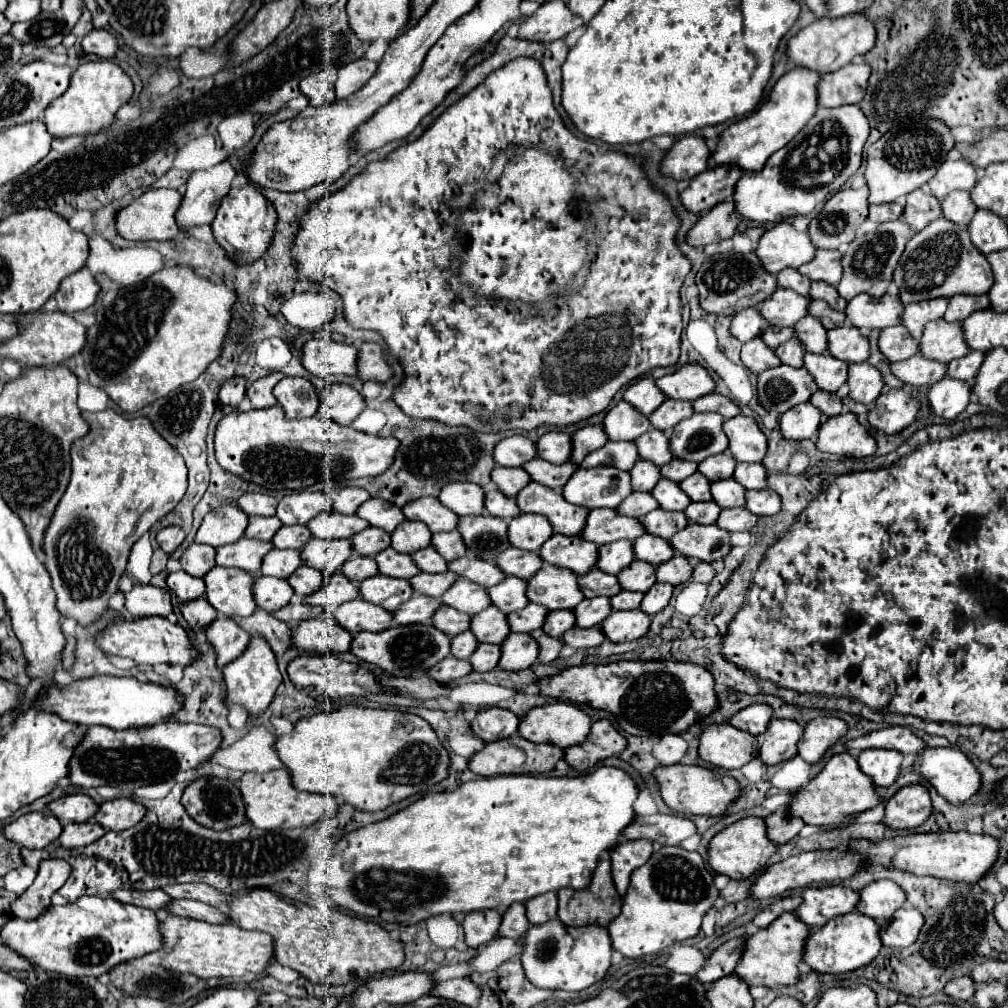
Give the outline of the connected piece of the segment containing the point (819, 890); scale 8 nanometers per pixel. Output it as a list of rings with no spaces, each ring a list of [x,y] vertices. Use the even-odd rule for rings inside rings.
[[[822,885],[806,887],[802,891],[802,903],[796,909],[796,915],[808,927],[822,927],[832,917],[854,911],[858,893],[842,885]]]

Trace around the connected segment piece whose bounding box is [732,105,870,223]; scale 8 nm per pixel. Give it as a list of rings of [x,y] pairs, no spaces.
[[[858,105],[834,109],[820,107],[806,127],[780,151],[776,151],[758,175],[742,175],[732,201],[742,219],[758,223],[778,223],[796,215],[808,215],[818,203],[840,191],[862,163],[862,149],[868,139],[868,119]]]

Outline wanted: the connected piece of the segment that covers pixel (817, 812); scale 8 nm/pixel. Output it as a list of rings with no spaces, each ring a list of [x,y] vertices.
[[[844,751],[844,753],[832,755],[824,765],[824,769],[790,799],[788,815],[800,817],[806,825],[838,825],[838,823],[844,823],[848,815],[866,811],[878,803],[880,803],[880,797],[874,791],[872,779],[868,779],[858,769],[856,759]]]

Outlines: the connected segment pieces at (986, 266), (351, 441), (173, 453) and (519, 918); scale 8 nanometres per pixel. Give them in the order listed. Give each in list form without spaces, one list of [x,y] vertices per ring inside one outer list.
[[[944,217],[932,221],[908,241],[894,271],[894,283],[898,285],[900,299],[904,303],[934,297],[954,297],[958,293],[988,293],[992,281],[992,267],[988,259],[970,241],[970,233]]]
[[[280,405],[252,411],[232,411],[220,419],[214,435],[218,463],[266,489],[304,489],[322,481],[344,483],[358,477],[382,475],[396,457],[398,439],[360,433],[352,427],[330,423],[318,413],[308,419],[288,421]]]
[[[114,409],[100,413],[82,413],[90,431],[72,443],[72,475],[70,483],[56,505],[52,521],[44,533],[42,551],[44,567],[52,577],[52,587],[58,597],[58,609],[86,625],[102,615],[108,607],[108,597],[118,591],[118,579],[126,569],[132,545],[150,527],[170,513],[182,499],[188,487],[188,469],[182,455],[152,427],[148,417],[124,419]]]
[[[512,903],[502,917],[502,925],[500,925],[498,935],[520,939],[526,933],[526,927],[530,927],[530,923],[524,915],[524,905],[522,903]]]

